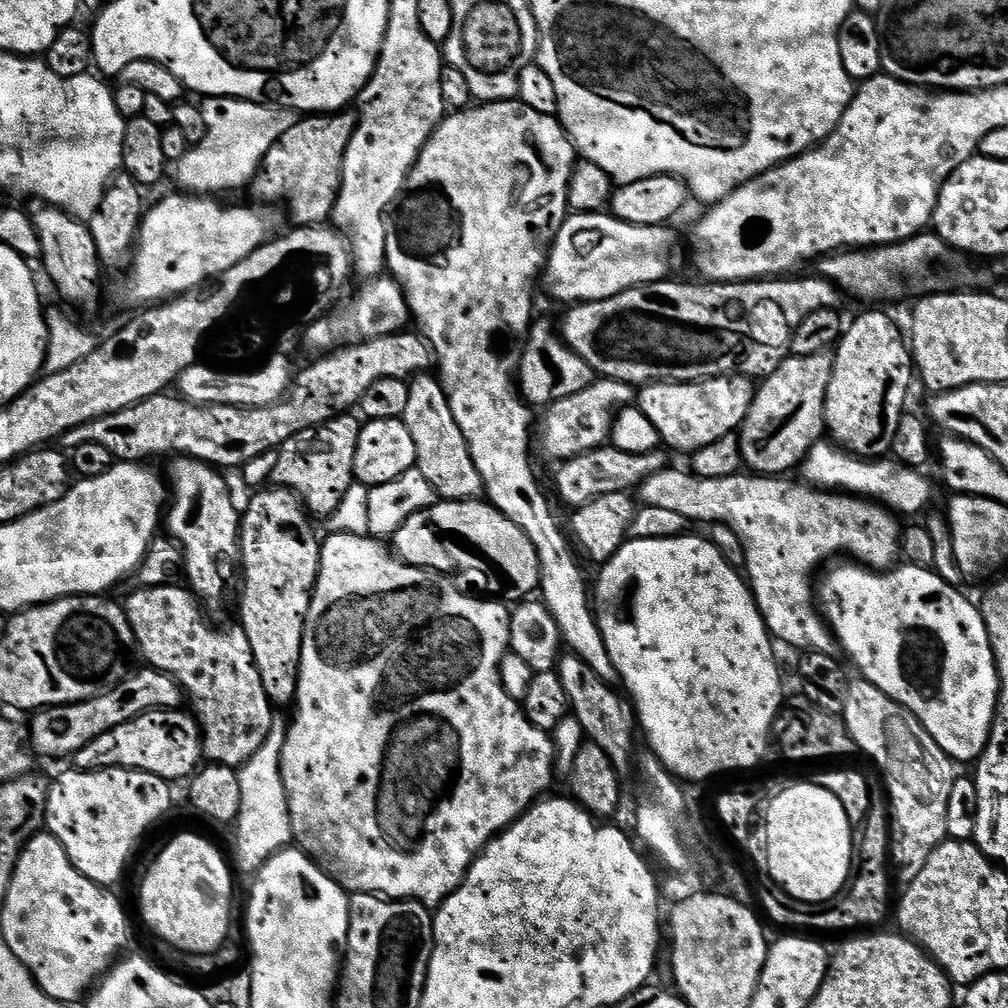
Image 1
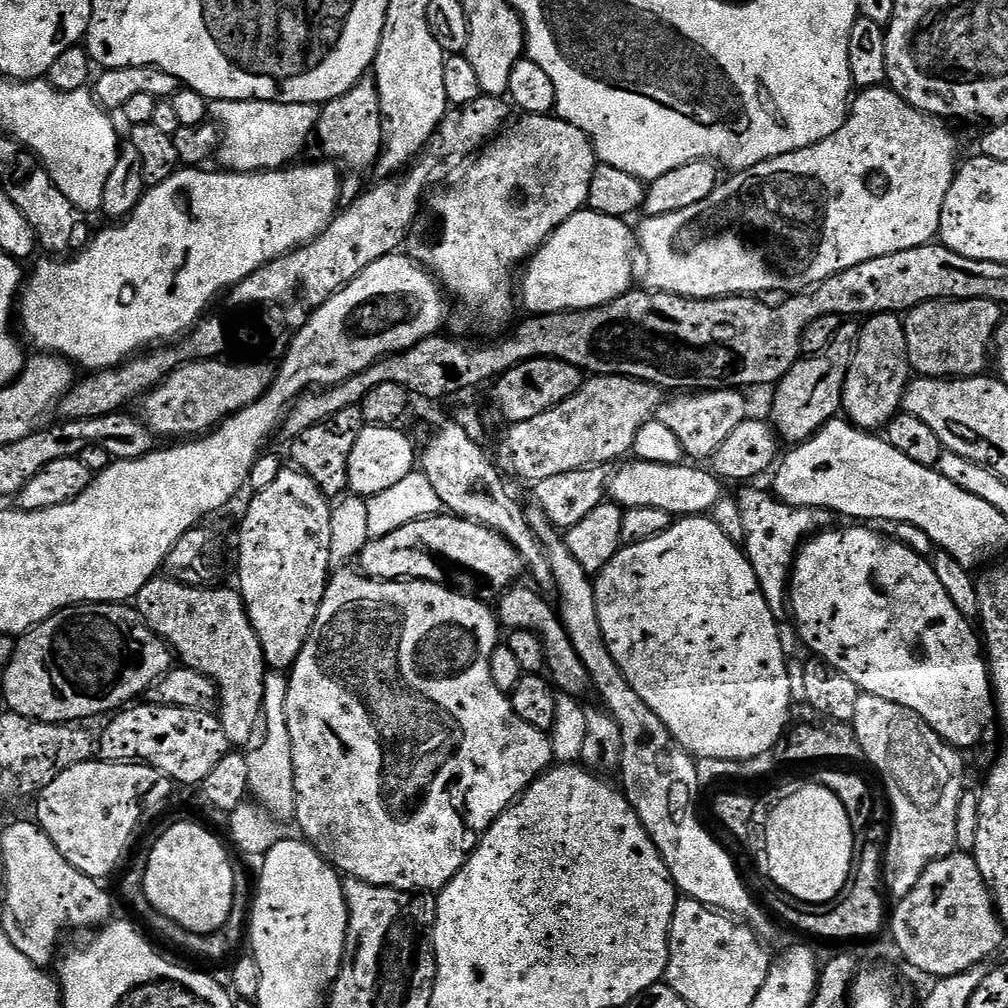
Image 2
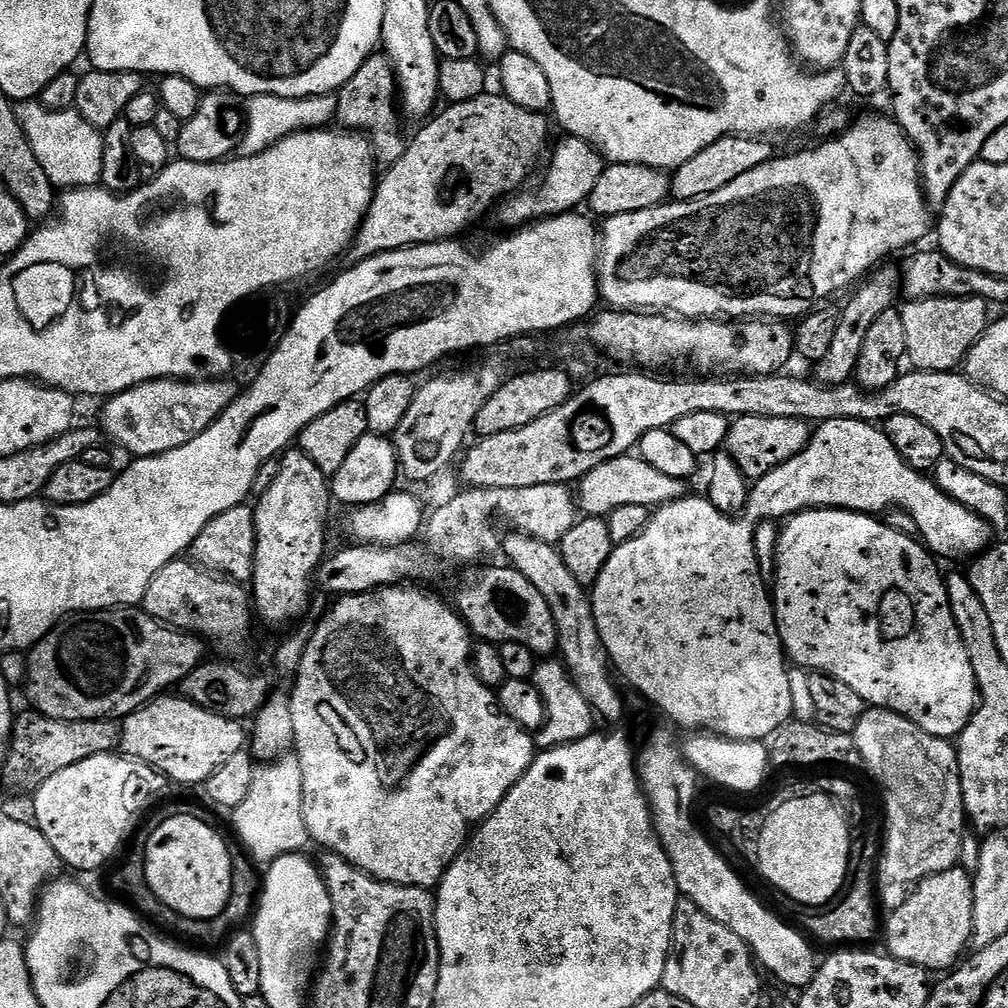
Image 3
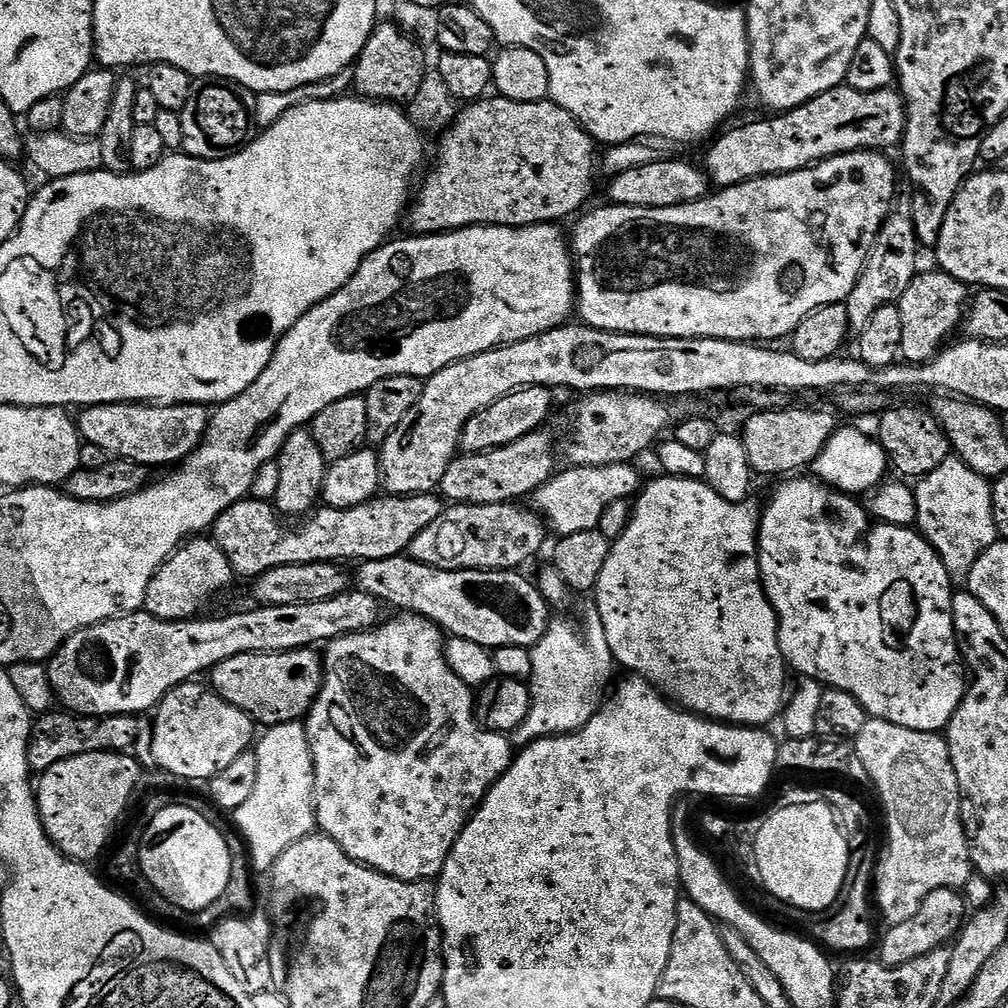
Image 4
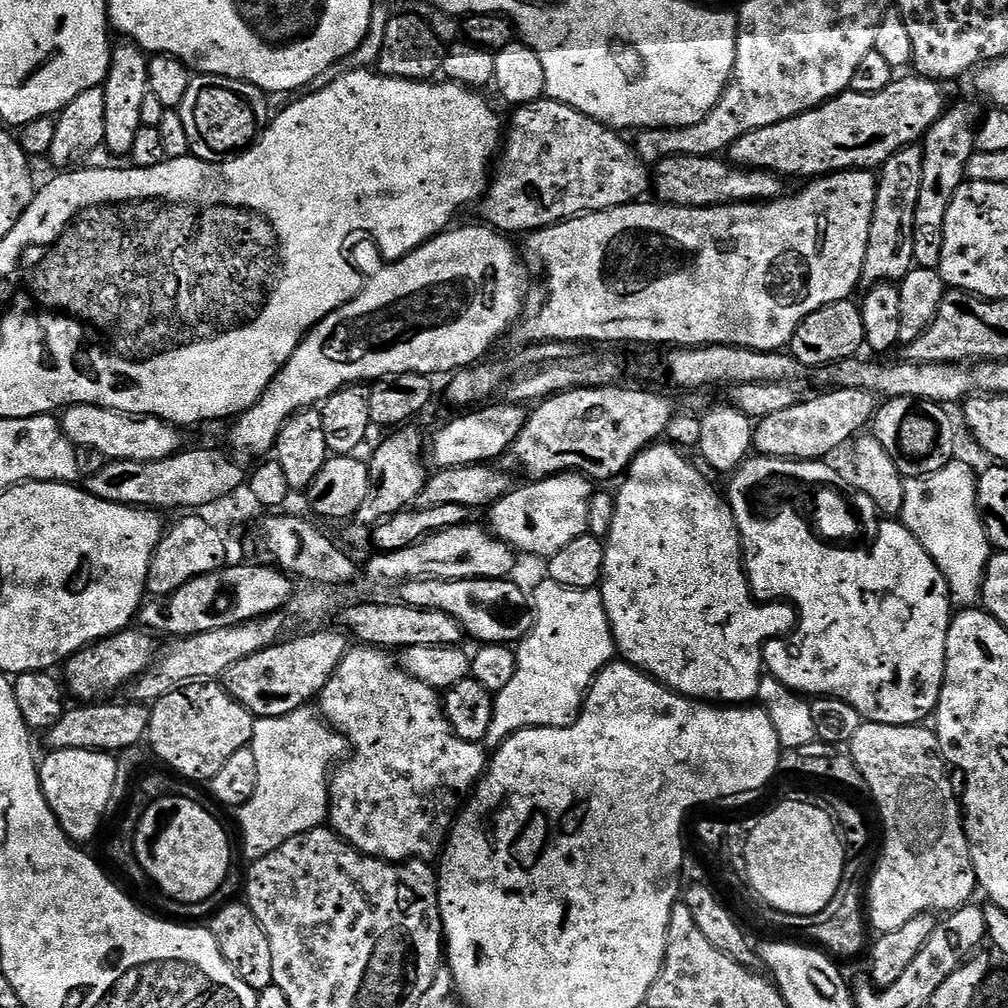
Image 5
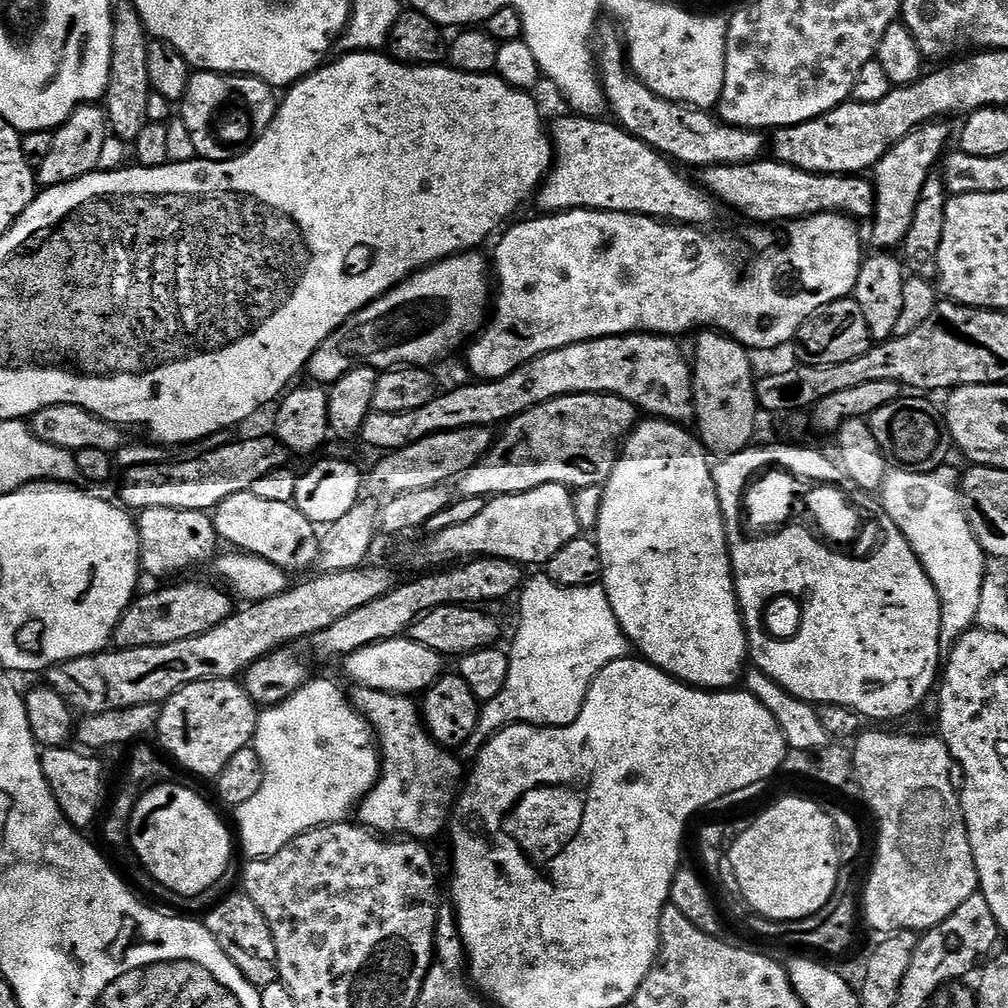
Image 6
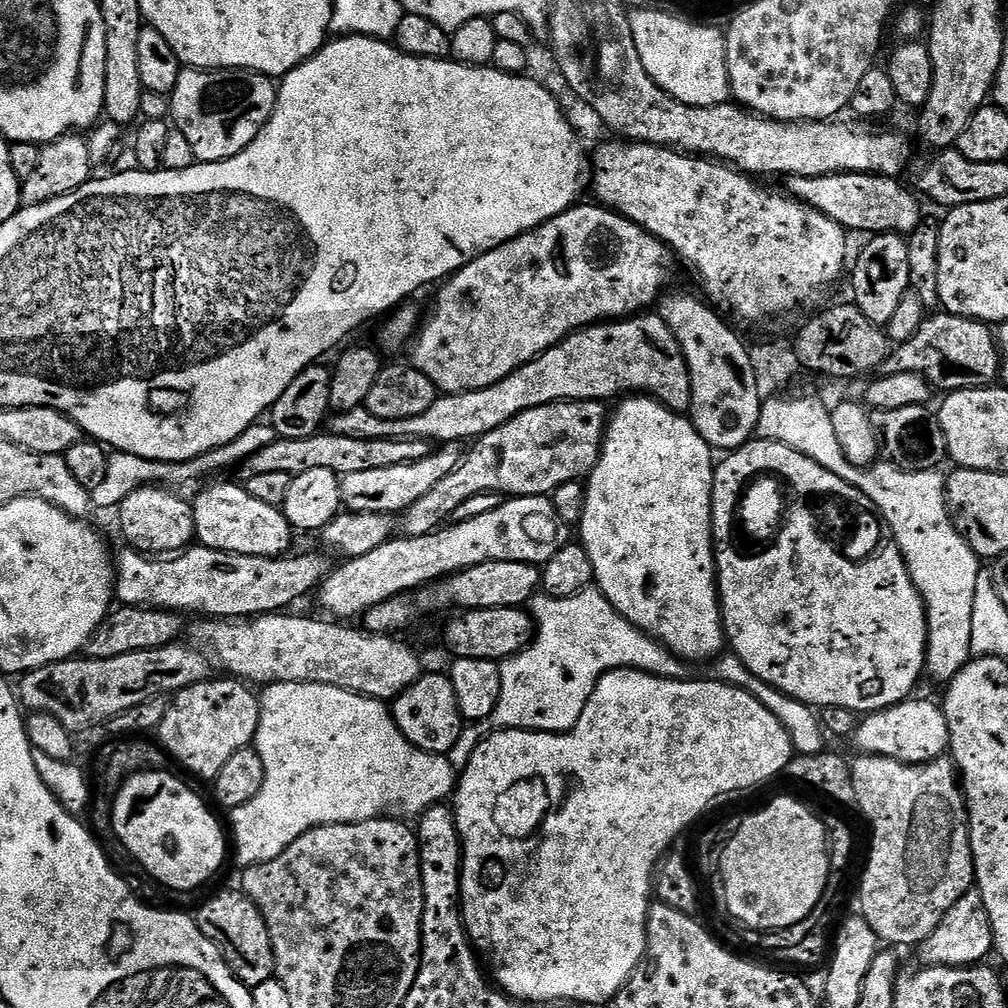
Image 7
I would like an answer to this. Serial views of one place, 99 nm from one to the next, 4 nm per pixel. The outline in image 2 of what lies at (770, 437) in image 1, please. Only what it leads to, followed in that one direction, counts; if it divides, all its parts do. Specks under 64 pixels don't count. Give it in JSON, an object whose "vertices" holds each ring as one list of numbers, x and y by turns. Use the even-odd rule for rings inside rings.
{"vertices":[[856,322,841,323,832,341,822,351,797,360,795,366,775,385,770,424,781,441,789,440,792,446,803,444,841,411,844,379,860,329,861,325]]}

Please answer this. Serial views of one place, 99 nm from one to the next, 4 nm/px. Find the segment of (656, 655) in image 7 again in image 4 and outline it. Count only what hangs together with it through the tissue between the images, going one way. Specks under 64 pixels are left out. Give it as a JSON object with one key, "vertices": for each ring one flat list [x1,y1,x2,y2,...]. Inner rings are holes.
{"vertices":[[588,606,584,612,584,632,579,632,568,620,553,619,548,625,548,633,531,649,531,654,528,717,514,732,515,743,520,746,549,736,579,732,584,728,588,717,601,707,600,687,614,669,610,642,606,642,606,630,594,606]]}

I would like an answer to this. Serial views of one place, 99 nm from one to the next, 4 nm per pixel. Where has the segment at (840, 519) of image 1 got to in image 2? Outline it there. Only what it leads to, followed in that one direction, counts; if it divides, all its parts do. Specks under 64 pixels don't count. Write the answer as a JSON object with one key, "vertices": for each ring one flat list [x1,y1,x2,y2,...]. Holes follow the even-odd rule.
{"vertices":[[637,458,632,462,633,464,621,463,621,468,611,473,608,482,607,495,611,503,618,504,625,510,654,506,654,510,666,510,673,518,683,518,711,513,712,507,720,501,721,481,711,471,704,469,703,472,700,469,703,467,693,466,688,462,659,464],[756,486,745,487,748,489,738,496,744,527,742,547,748,553,749,562,754,566,758,586,770,610,780,614,786,608,786,593,792,575,792,561,796,553,800,551,800,546,805,540,815,536,817,532,825,531,833,523,831,520,834,520,834,516,824,508,783,504,771,491,759,492,752,487]]}

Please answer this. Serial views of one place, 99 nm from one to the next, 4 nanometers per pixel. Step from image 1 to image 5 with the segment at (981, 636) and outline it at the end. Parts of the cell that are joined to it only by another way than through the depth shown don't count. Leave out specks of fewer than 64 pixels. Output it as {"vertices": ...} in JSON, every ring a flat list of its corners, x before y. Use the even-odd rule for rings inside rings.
{"vertices":[[756,454,745,460,735,472,731,473,729,480,732,481,728,484,726,499,728,505,732,507,732,513,740,531,740,547,744,550,744,570,748,573,748,584,752,588,752,594,761,602,787,602,793,605,798,613,798,623,787,639,773,638,765,644,764,662,772,677,797,694,803,694,808,698,833,696,854,706,854,710,858,710,860,717,874,724,916,726,927,721,924,719,927,716,929,719,935,713,936,703,942,690,944,667,946,666,946,634,954,615,952,594,948,591,948,583,942,570,938,570,934,558,930,558,930,554,926,554,926,546,922,546,922,542,918,542,918,538,914,538,914,534,910,534,910,530,902,522,884,522,884,525,879,525,875,541,869,548,829,550,824,548,821,540,813,538,809,534,808,528,804,528,804,523,802,523,800,504,782,502,780,488,784,488,784,492,788,492,788,484,792,484,792,488,796,488,796,484,812,484,812,480,816,480,816,484,832,484,832,480,828,480,828,471,832,467,831,463,824,460,783,460]]}

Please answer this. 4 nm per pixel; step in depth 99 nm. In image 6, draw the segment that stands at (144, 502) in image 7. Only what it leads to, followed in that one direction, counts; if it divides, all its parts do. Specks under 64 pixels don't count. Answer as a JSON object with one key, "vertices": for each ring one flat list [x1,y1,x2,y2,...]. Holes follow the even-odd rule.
{"vertices":[[158,508,139,513,135,521,140,535,140,566,143,575,160,580,156,582,167,581,164,580,167,576,176,576,187,568,196,568,217,555,216,522,209,513]]}

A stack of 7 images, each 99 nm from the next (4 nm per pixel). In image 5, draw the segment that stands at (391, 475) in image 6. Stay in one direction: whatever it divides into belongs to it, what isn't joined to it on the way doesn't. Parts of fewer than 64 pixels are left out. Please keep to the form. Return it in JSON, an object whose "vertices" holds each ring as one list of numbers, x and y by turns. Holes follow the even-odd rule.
{"vertices":[[489,403,487,406,477,407,475,410,456,414,460,416,454,417,449,424,442,425,432,440,433,461,431,460,431,463,433,465,436,463,435,467,441,469,499,461,499,456,503,452,505,455,518,438,518,434,522,434,522,426,526,426,529,413,529,409,523,404,503,403],[488,406,489,408,484,408]]}

